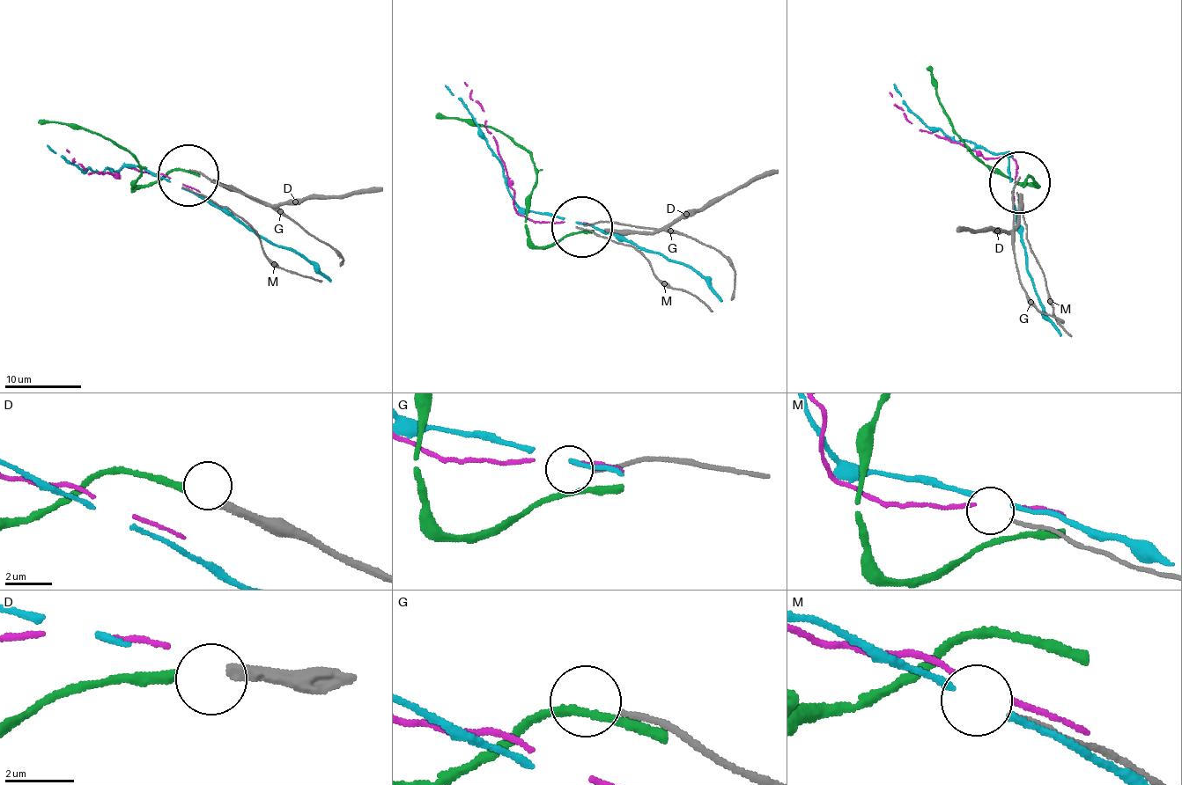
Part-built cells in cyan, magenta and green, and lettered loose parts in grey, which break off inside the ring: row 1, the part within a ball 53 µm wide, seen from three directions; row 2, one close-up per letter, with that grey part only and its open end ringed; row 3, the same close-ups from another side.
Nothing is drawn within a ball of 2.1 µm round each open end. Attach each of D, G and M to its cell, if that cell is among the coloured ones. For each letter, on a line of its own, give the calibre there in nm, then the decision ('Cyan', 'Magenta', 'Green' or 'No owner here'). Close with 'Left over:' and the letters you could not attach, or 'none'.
D: Thickness 380 nm. Green
G: Thickness 160 nm. No owner here
M: Thickness 150 nm. No owner here
Left over: G, M

